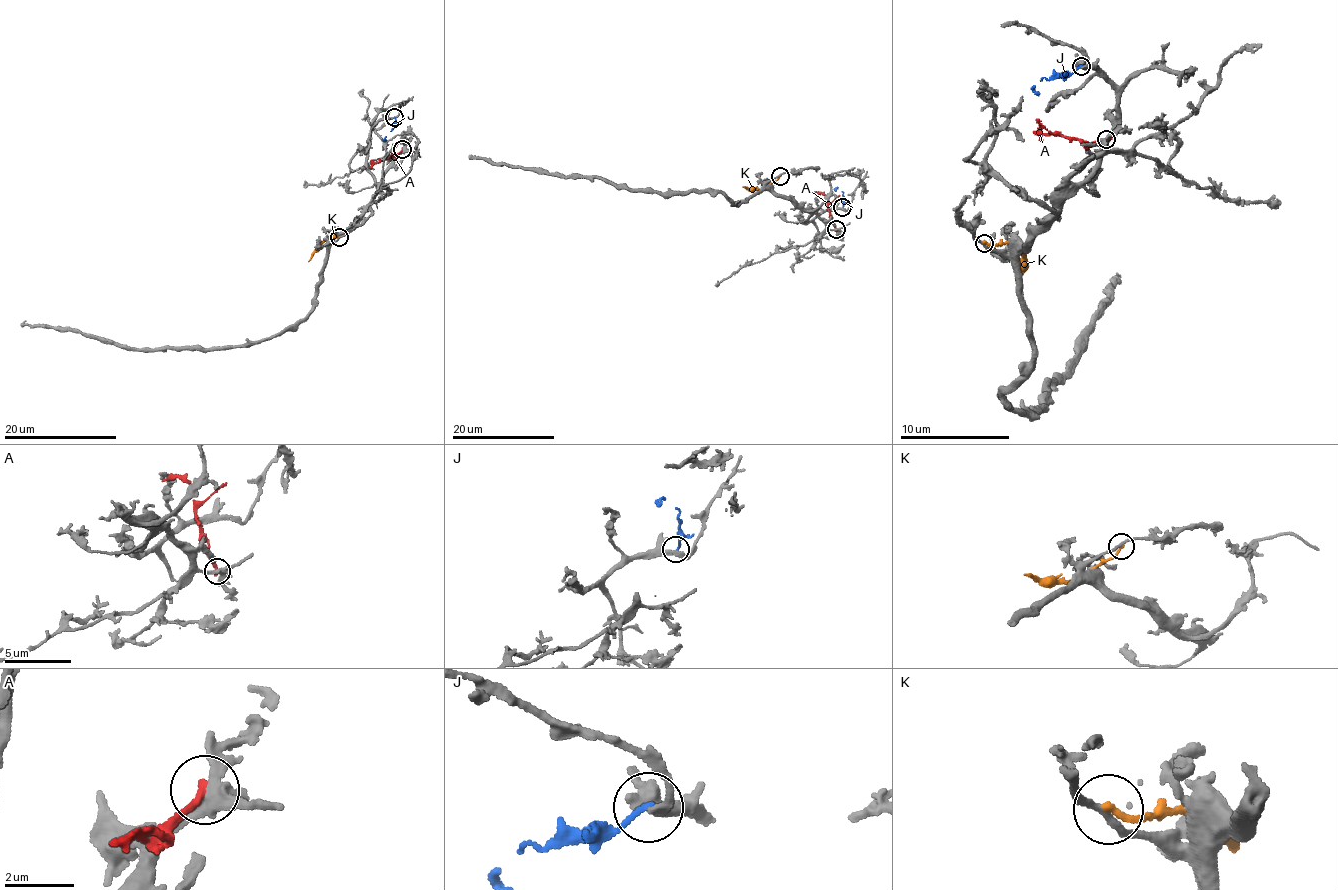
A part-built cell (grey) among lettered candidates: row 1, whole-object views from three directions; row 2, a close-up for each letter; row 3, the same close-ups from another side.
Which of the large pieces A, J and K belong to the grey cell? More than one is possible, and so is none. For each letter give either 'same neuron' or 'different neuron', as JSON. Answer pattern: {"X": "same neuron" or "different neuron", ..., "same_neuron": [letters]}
{"A": "different neuron", "J": "different neuron", "K": "different neuron", "same_neuron": []}

